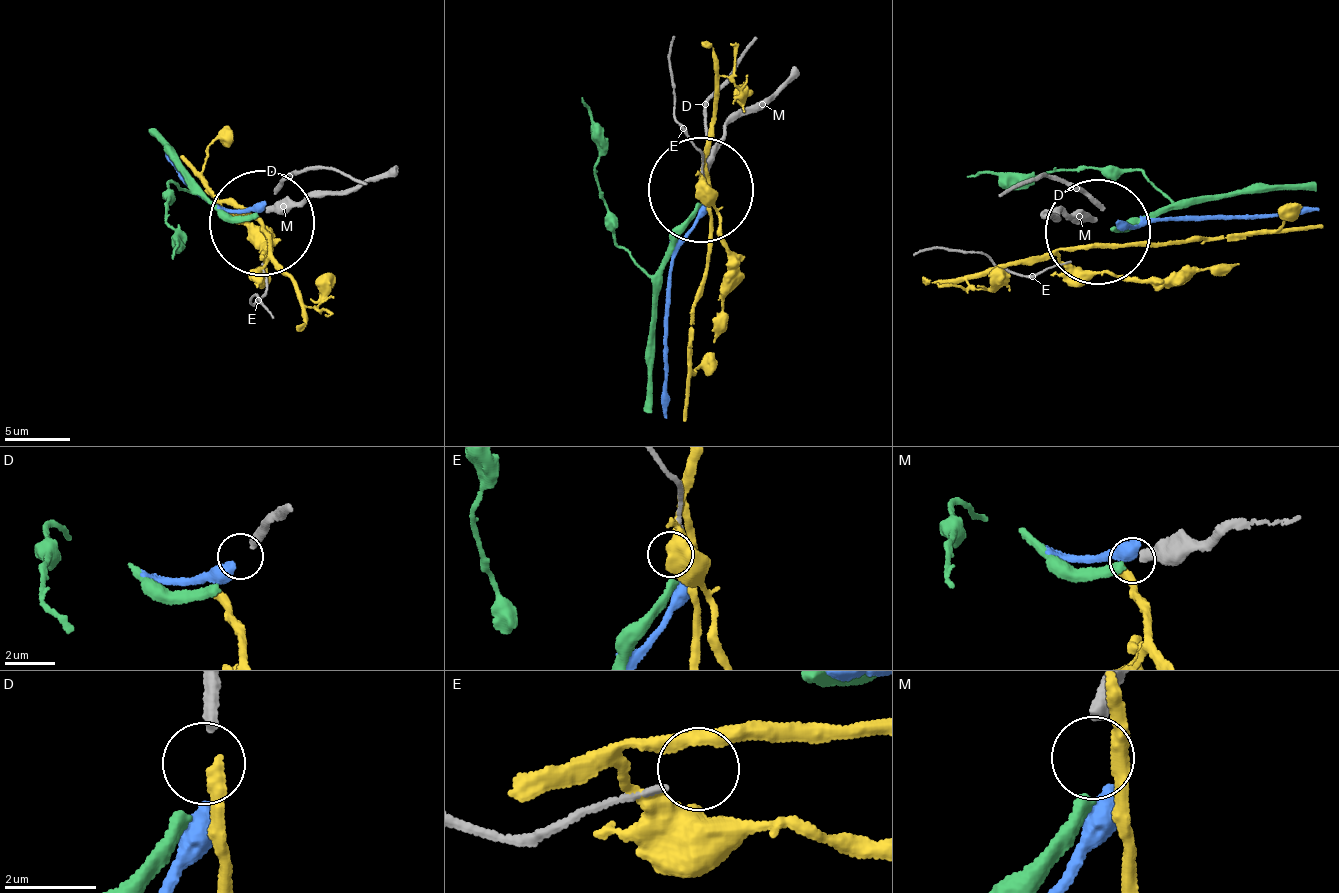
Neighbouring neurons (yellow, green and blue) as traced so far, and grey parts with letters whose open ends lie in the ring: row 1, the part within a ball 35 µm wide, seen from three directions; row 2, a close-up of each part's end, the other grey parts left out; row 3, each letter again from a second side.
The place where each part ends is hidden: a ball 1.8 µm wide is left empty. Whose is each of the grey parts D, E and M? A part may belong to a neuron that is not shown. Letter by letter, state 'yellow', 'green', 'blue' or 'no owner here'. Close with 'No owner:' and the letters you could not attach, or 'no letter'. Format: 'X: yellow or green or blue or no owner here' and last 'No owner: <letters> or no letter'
D: blue
E: no owner here
M: green
No owner: E

